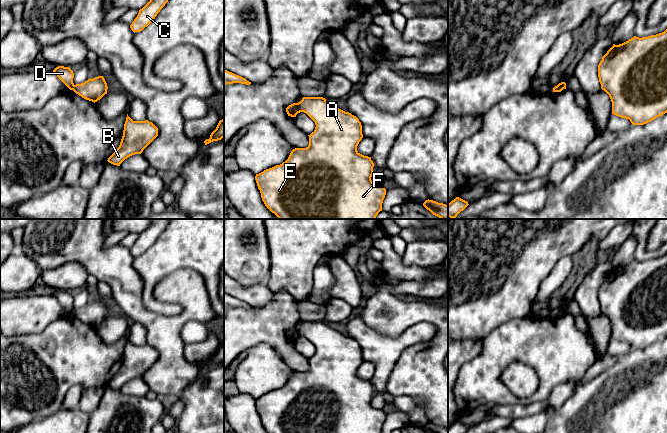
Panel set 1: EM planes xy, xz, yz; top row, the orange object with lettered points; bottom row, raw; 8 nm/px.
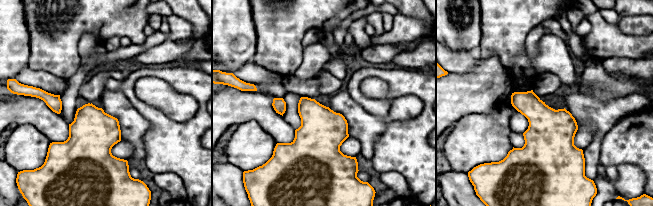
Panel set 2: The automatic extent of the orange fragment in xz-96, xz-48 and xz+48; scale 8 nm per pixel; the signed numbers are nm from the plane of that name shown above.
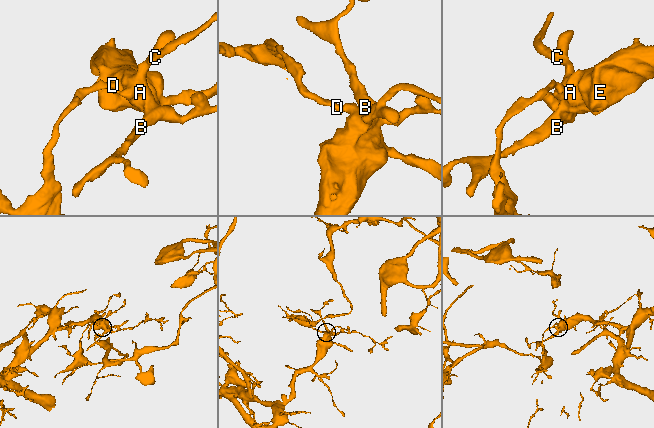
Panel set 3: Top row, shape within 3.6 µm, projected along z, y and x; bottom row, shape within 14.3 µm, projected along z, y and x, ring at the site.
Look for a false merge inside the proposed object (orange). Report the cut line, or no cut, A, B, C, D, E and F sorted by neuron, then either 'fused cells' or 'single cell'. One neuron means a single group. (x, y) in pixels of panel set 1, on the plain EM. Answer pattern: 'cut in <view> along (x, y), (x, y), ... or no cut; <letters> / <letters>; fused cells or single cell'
cut in xz along (296, 327), (300, 335); A B C E F / D; fused cells

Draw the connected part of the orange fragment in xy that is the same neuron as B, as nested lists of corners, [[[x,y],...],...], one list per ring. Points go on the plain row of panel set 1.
[[[127,338],[120,369],[107,385],[120,390],[128,381],[141,378],[157,360],[158,352],[152,346],[133,345]]]

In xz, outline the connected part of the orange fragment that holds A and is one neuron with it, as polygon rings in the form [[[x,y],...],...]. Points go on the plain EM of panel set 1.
[[[303,321],[297,330],[300,336],[306,337],[315,346],[316,351],[308,359],[309,369],[306,372],[293,373],[285,386],[256,398],[255,404],[265,430],[268,433],[382,433],[386,413],[371,404],[374,391],[371,381],[357,375],[363,362],[359,343],[323,321]]]

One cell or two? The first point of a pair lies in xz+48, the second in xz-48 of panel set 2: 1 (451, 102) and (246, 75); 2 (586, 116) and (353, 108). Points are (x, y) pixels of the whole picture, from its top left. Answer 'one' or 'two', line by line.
1: two
2: one

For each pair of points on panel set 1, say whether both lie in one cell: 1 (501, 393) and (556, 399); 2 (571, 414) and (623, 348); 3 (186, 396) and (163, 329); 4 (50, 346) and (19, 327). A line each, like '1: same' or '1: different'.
1: different
2: different
3: different
4: different

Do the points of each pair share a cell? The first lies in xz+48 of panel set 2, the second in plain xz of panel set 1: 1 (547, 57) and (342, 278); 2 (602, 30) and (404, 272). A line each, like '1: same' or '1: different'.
1: same
2: same

